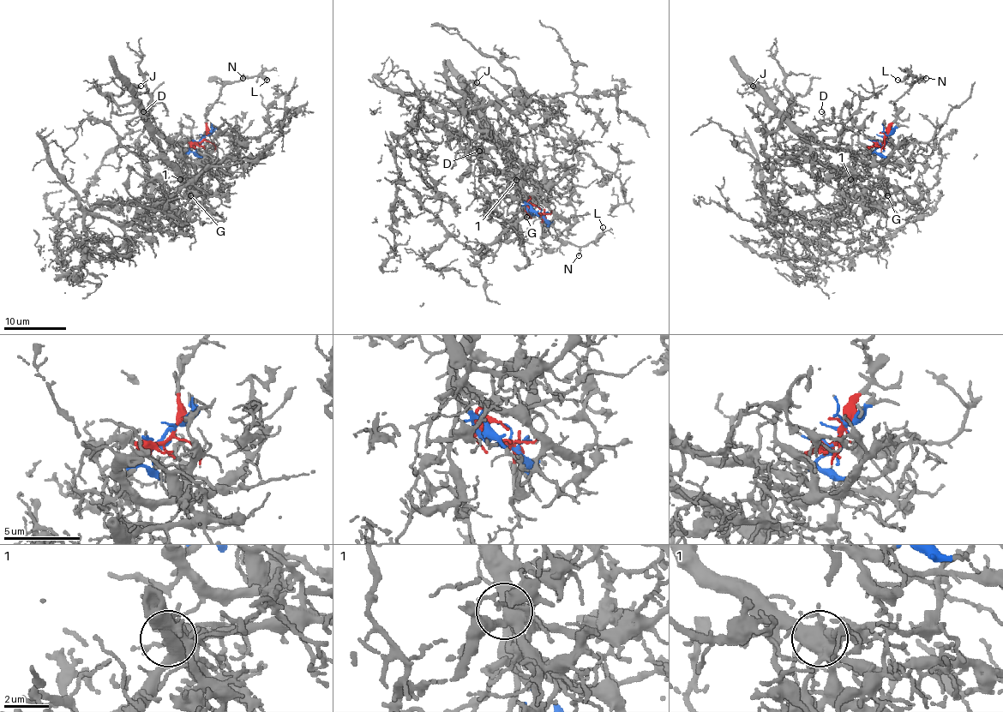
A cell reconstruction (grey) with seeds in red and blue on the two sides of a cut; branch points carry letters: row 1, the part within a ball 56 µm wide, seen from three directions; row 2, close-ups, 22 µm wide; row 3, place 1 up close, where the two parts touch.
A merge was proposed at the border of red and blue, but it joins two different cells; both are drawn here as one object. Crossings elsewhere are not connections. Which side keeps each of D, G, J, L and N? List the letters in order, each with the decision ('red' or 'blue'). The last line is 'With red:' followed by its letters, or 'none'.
D: blue
G: blue
J: blue
L: red
N: red
With red: L, N

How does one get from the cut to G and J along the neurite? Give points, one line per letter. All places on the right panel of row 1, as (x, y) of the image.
G: (885, 141), (866, 154), (831, 151), (807, 139), (808, 147), (822, 162), (855, 183), (878, 187), (887, 195)
J: (885, 141), (866, 154), (831, 151), (812, 141), (753, 86)

